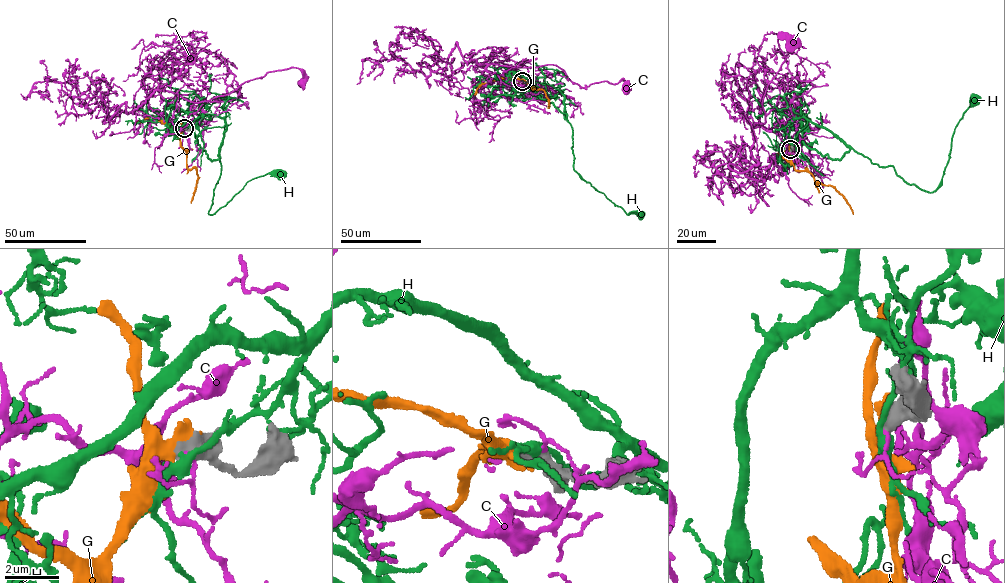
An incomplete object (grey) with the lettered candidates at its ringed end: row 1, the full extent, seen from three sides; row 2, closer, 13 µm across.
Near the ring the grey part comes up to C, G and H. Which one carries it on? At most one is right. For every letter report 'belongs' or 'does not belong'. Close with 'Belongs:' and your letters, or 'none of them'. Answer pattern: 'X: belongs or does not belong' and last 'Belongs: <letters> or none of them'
C: does not belong
G: belongs
H: does not belong
Belongs: G

